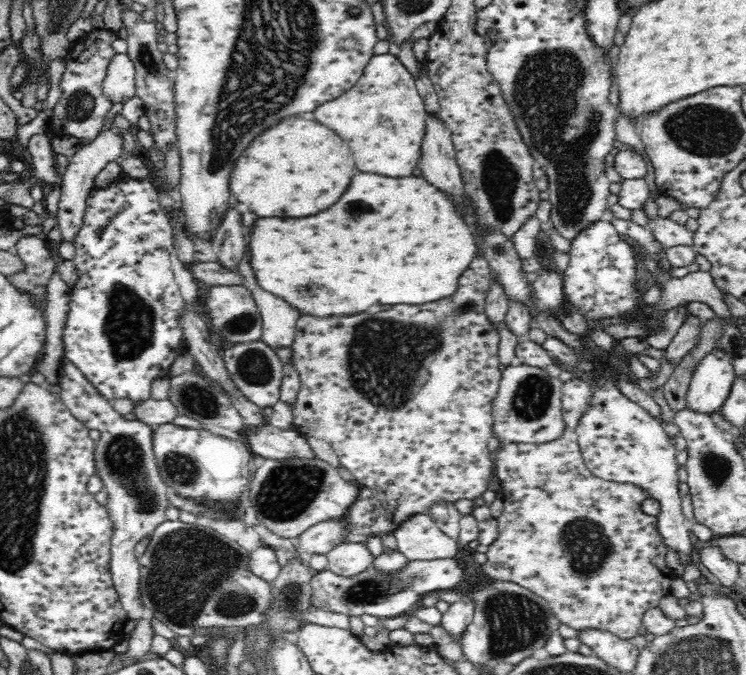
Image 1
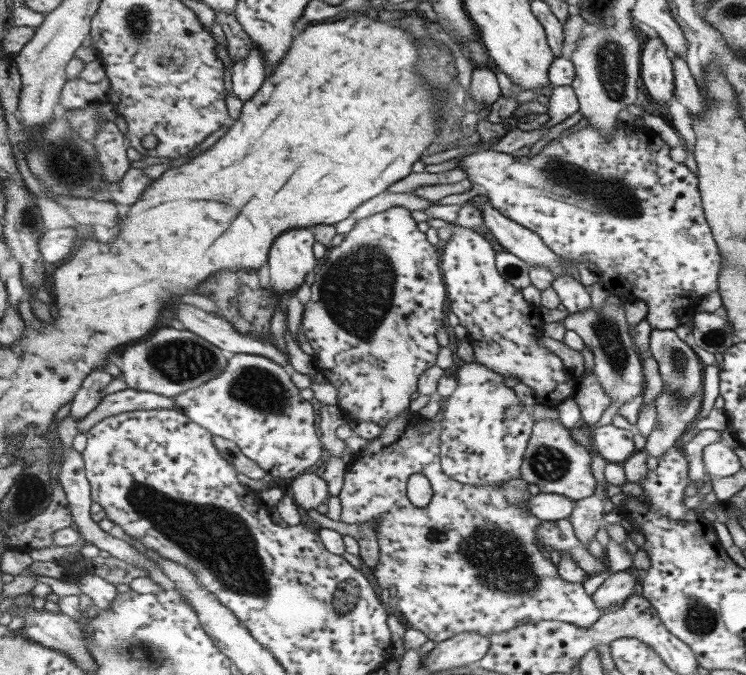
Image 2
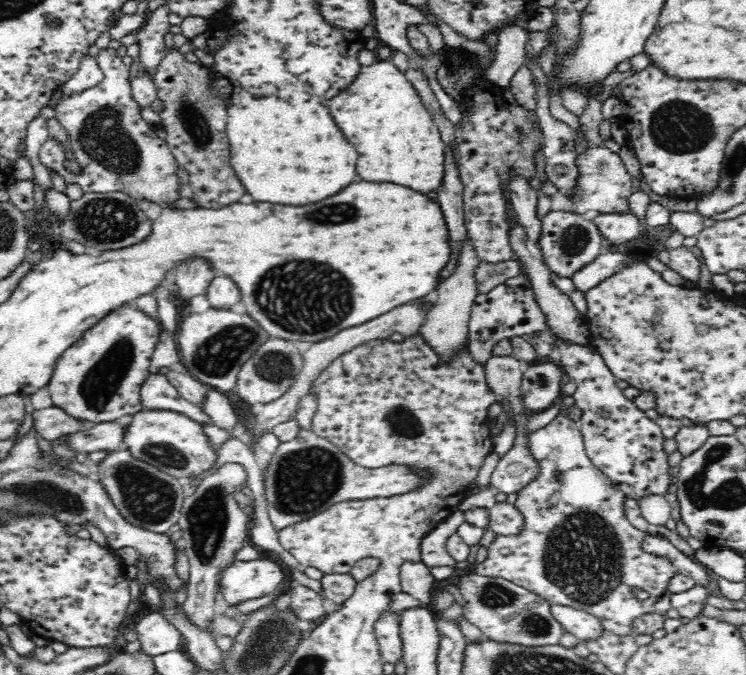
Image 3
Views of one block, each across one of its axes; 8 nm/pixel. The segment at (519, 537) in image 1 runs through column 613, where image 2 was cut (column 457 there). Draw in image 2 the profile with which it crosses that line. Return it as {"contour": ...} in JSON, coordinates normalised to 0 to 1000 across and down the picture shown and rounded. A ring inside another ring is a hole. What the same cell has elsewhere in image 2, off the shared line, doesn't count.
{"contour":[[[595,604],[586,612],[586,616],[575,621],[578,624],[578,636],[572,641],[564,640],[568,621],[562,612],[554,612],[546,606],[543,612],[532,615],[527,624],[513,633],[513,640],[505,649],[493,652],[493,659],[480,673],[476,674],[476,681],[464,693],[461,717],[458,726],[453,732],[460,747],[460,759],[456,770],[462,775],[489,775],[505,773],[505,791],[508,791],[509,809],[509,830],[499,843],[500,850],[511,870],[511,873],[524,874],[524,868],[532,873],[531,890],[532,902],[539,908],[544,919],[554,930],[564,933],[575,944],[575,948],[583,948],[590,953],[602,945],[610,944],[621,935],[634,935],[645,938],[645,941],[661,941],[676,938],[685,933],[693,926],[701,923],[712,923],[714,920],[729,920],[747,917],[751,920],[764,921],[773,926],[773,930],[790,930],[795,921],[804,916],[804,904],[799,901],[791,883],[784,880],[779,864],[771,861],[760,861],[757,855],[752,855],[748,839],[741,836],[739,830],[739,818],[733,813],[733,807],[728,806],[728,800],[723,797],[723,782],[728,776],[725,767],[720,766],[709,751],[706,751],[706,741],[714,738],[709,729],[709,716],[701,707],[690,707],[672,719],[622,719],[613,710],[605,708],[597,702],[592,690],[591,674],[591,625],[595,625],[597,609]],[[554,702],[567,702],[579,720],[580,733],[578,742],[571,751],[560,753],[556,747],[551,747],[543,736],[548,708]]]}

